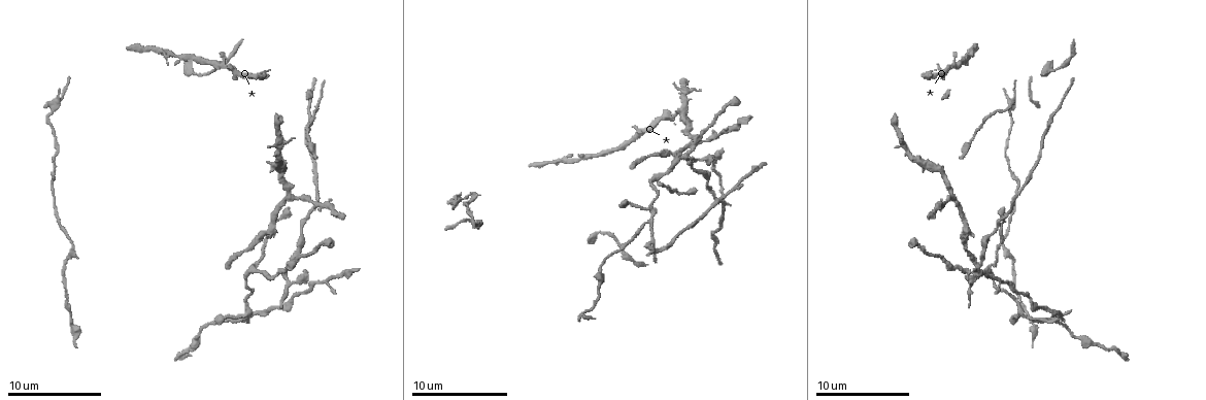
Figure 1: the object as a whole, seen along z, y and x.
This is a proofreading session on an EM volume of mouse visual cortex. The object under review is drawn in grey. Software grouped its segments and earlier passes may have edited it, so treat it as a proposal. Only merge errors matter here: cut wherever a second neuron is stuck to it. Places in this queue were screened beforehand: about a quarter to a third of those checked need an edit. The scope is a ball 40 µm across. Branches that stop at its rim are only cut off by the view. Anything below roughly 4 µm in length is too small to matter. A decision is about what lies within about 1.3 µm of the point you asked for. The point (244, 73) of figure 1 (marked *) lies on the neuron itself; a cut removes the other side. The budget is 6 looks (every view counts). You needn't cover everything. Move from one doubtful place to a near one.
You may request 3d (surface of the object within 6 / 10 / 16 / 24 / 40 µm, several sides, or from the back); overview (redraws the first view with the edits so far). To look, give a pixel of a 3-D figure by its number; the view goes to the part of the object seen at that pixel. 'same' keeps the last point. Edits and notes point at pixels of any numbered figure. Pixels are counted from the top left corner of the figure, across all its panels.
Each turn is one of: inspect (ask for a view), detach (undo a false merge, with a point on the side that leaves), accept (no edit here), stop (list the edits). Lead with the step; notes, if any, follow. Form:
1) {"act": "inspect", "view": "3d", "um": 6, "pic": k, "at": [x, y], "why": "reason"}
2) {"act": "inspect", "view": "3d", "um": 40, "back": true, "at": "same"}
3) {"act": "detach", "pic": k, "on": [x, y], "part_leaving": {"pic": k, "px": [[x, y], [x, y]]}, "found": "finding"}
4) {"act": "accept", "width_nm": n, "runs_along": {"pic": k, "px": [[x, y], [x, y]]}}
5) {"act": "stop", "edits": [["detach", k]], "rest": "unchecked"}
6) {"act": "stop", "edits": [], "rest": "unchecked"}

{"act": "inspect", "view": "3d", "um": 16, "pic": 1, "at": [288, 197]}

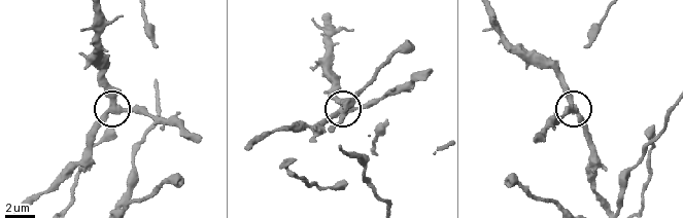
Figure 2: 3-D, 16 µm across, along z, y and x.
{"act": "accept", "side_arm_um": 7, "found": "continuous, no second neuron"}

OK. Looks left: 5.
{"act": "inspect", "view": "3d", "um": 16, "pic": 1, "at": [1032, 320], "why": "arms part here"}

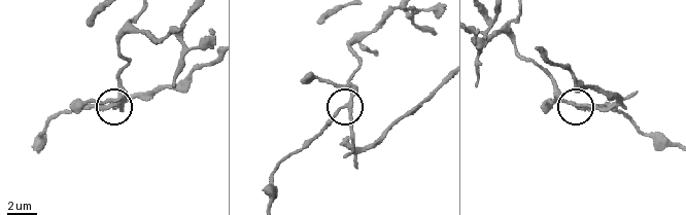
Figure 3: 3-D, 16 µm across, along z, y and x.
{"act": "accept", "width_nm": 220, "found": "continuous, no second neuron"}

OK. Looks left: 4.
{"act": "inspect", "view": "3d", "um": 10, "pic": 1, "at": [279, 273], "why": "four arms meet"}

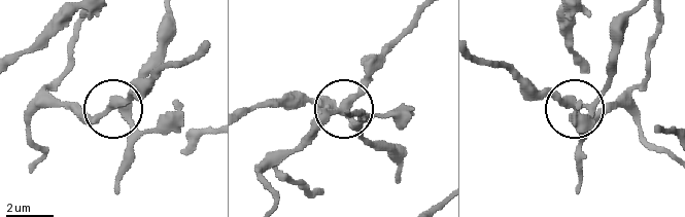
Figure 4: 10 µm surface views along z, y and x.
{"act": "detach", "pic": 4, "on": [139, 135], "side_arm_um": 10, "part_leaving": {"pic": 4, "px": [[586, 104], [605, 86], [626, 15]]}, "found": "a second neuron is stuck on"}

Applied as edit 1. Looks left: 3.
{"act": "stop", "edits": [["detach", 4]], "rest": "unchecked"}

